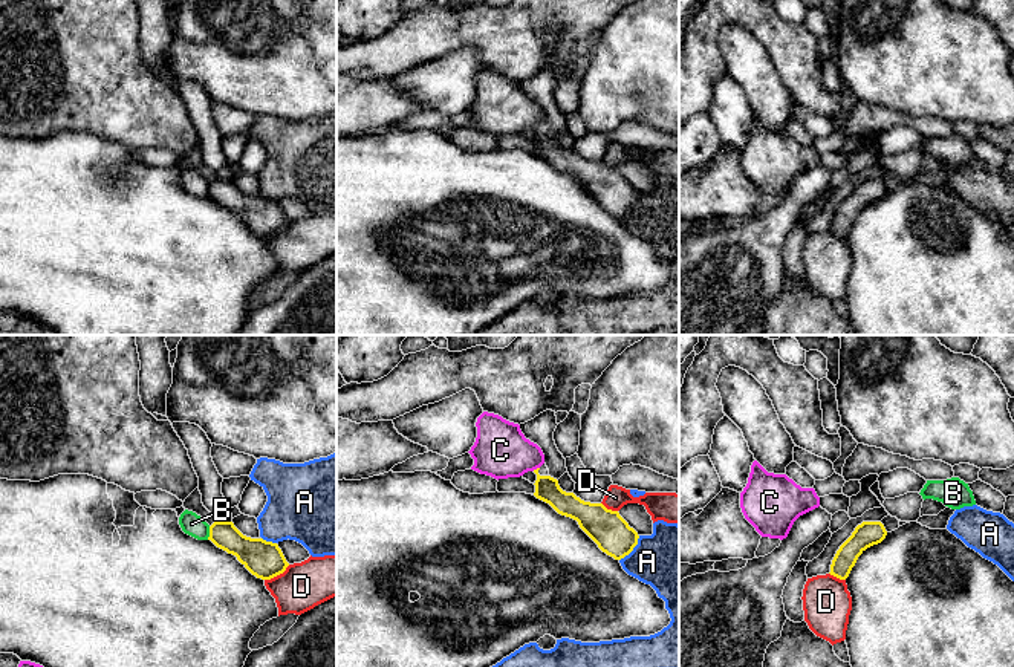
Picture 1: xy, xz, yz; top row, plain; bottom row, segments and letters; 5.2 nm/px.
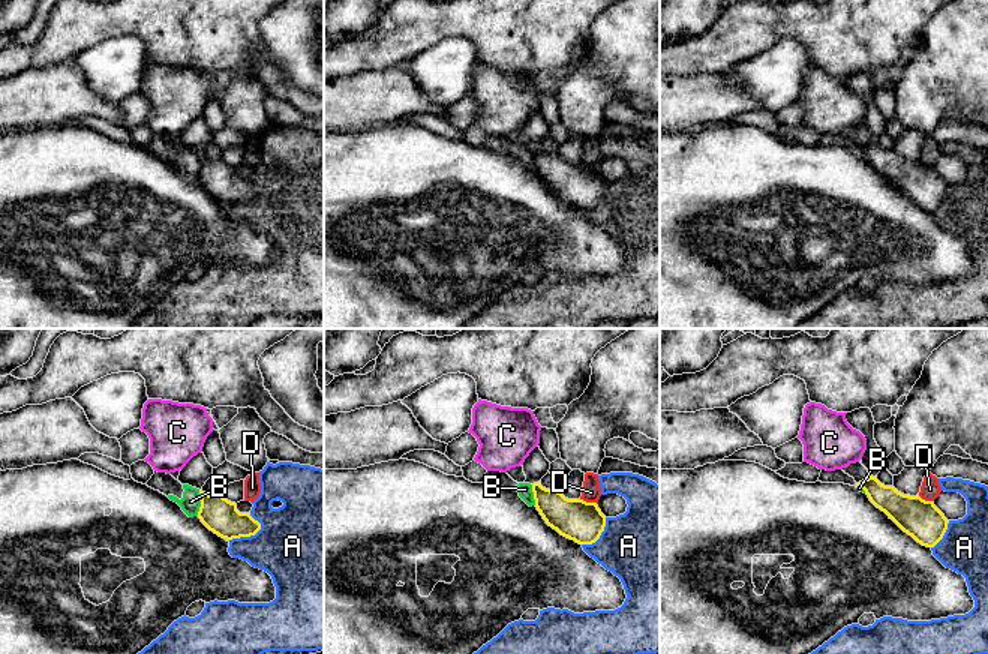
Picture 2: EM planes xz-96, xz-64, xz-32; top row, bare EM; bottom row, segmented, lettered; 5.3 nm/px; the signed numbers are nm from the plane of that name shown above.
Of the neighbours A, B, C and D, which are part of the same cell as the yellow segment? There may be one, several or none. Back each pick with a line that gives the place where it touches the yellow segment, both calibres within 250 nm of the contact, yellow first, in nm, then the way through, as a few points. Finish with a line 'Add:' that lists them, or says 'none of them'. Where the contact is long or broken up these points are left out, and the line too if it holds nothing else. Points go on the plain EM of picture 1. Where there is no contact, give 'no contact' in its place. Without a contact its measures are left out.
Add: none of them

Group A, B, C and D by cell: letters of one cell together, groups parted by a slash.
A / B / C / D

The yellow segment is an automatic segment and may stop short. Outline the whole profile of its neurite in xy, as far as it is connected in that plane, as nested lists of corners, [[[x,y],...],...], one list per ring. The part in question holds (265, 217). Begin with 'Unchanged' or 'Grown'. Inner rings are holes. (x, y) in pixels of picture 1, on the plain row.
Unchanged. [[[214,179],[208,197],[236,213],[252,233],[262,237],[271,237],[289,223],[277,200],[246,194],[232,179]]]

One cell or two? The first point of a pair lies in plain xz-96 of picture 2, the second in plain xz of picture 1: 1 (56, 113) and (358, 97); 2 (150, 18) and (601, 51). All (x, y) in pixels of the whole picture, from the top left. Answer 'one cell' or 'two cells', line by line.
1: one cell
2: two cells

